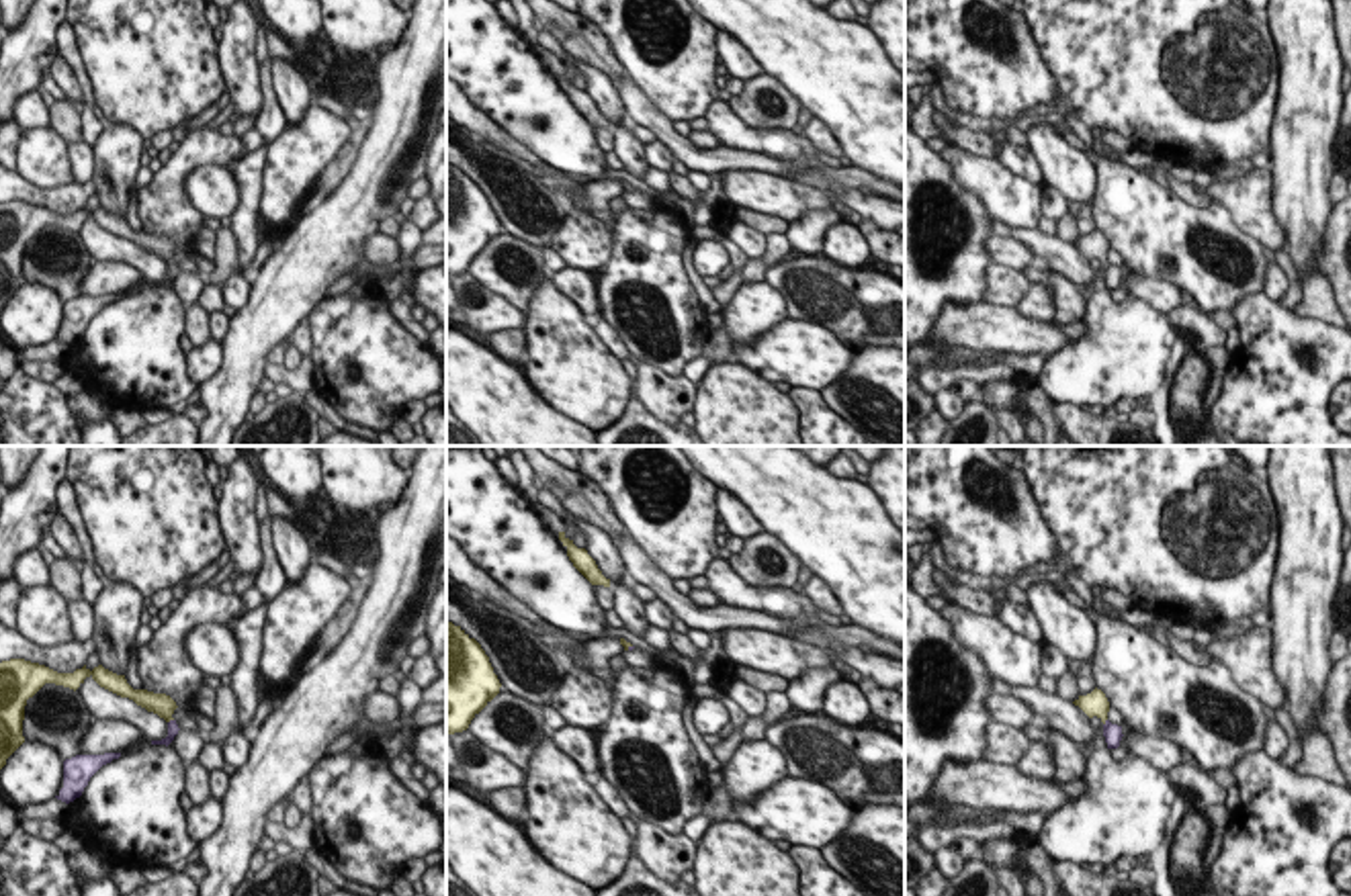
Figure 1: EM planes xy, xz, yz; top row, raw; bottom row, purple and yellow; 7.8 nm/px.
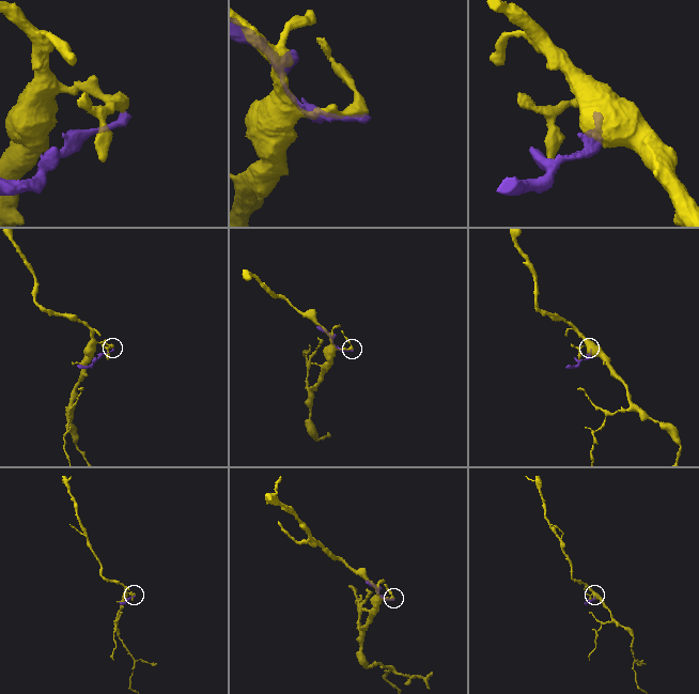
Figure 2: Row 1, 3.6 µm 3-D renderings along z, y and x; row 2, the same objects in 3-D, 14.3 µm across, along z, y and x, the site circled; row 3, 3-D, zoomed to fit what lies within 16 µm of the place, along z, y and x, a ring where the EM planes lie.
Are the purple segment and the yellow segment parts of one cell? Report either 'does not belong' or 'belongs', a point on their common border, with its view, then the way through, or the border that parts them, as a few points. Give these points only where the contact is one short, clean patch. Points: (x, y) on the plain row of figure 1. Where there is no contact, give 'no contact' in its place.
belongs; meets purple in xy at (170, 262); runs through xy (172, 271), (170, 262), (160, 246)

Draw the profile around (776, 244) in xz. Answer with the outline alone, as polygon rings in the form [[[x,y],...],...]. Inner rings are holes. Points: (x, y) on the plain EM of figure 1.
[[[768,233],[766,235],[766,252],[759,258],[768,268],[776,266],[778,262],[782,262],[784,254],[790,254],[792,245],[788,243],[788,239],[784,237],[784,233]]]

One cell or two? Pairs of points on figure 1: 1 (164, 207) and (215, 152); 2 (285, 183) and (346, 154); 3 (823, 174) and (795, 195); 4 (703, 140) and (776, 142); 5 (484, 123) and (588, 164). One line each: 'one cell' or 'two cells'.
1: one cell
2: two cells
3: two cells
4: two cells
5: two cells

